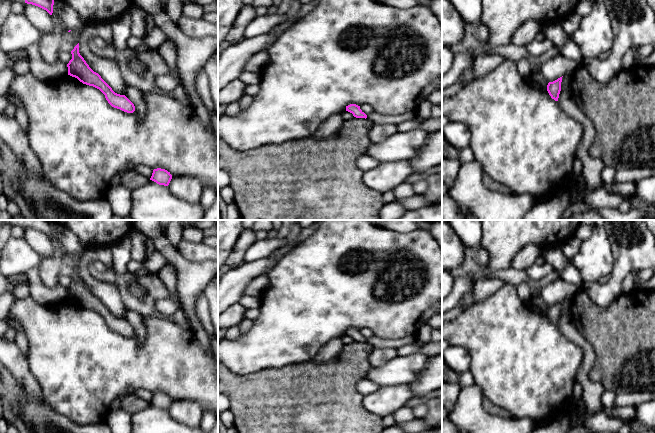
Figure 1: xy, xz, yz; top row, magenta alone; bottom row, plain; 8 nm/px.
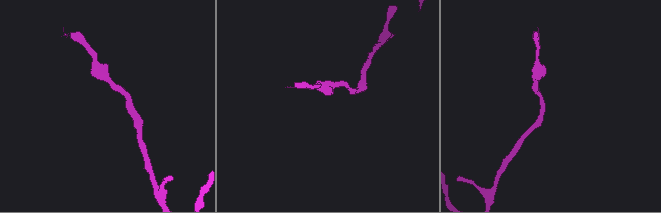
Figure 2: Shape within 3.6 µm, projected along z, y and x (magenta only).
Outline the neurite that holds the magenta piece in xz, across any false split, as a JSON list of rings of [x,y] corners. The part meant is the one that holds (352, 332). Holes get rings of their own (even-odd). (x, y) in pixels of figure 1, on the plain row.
[[[356,328],[346,330],[346,335],[352,337],[356,342],[367,342],[367,339],[360,333],[360,330]]]

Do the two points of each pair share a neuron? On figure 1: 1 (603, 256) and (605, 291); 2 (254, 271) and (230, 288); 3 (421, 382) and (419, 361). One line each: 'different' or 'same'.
1: different
2: same
3: different

